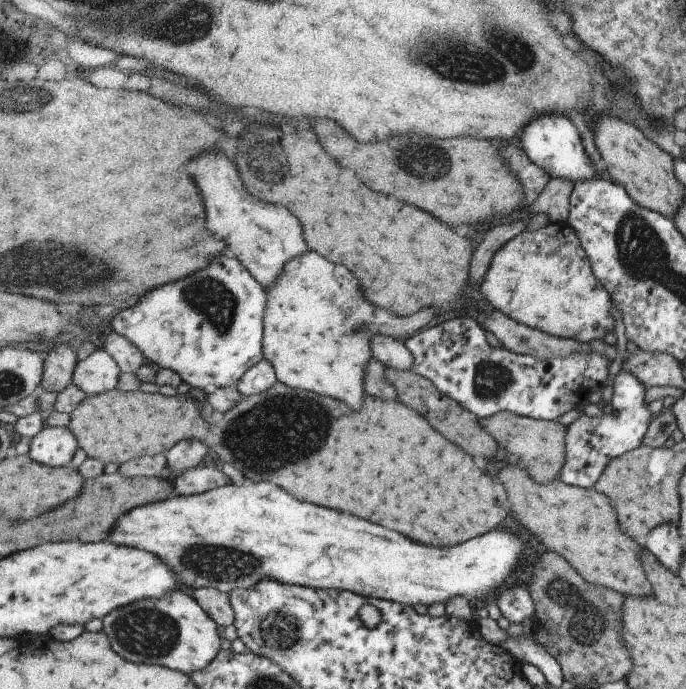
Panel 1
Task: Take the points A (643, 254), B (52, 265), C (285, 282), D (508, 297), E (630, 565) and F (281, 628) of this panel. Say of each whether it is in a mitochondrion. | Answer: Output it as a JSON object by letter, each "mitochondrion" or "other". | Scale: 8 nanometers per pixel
{"A":"mitochondrion","B":"mitochondrion","C":"other","D":"other","E":"other","F":"mitochondrion"}

